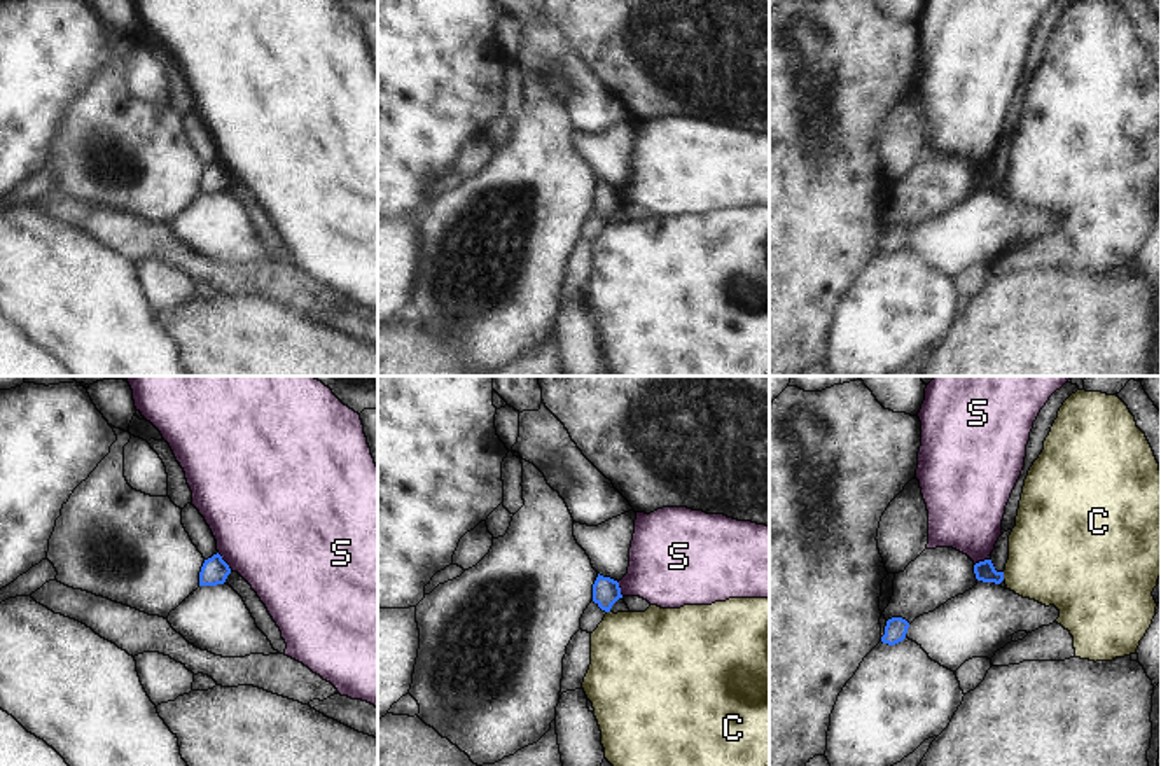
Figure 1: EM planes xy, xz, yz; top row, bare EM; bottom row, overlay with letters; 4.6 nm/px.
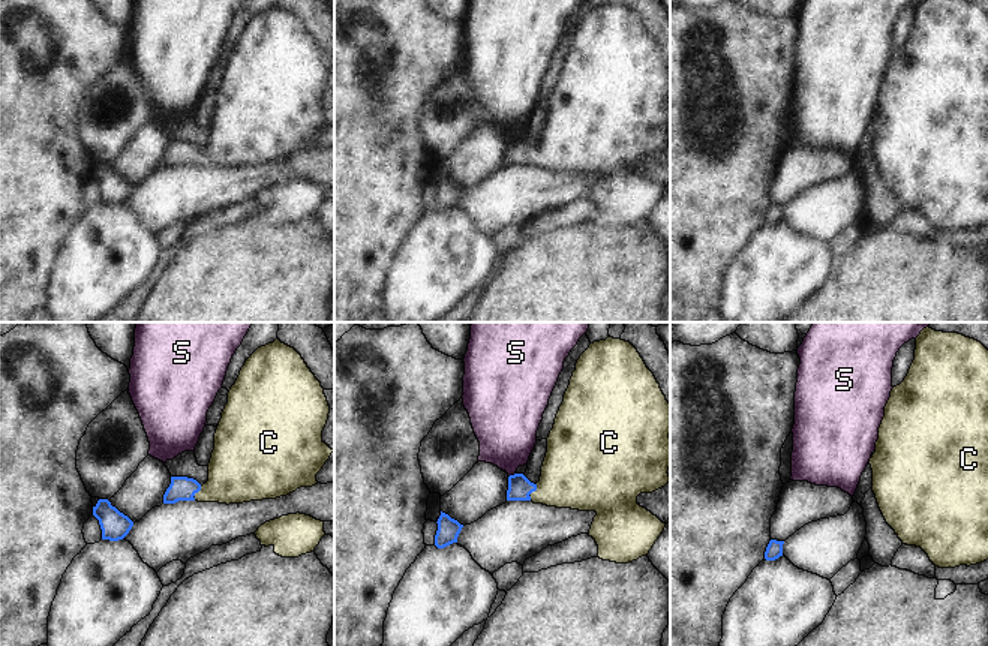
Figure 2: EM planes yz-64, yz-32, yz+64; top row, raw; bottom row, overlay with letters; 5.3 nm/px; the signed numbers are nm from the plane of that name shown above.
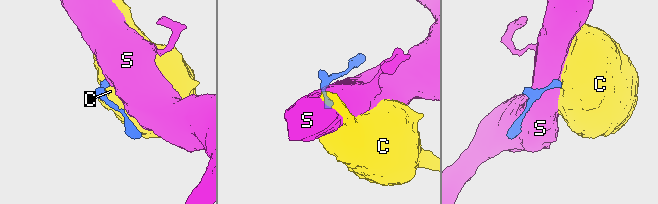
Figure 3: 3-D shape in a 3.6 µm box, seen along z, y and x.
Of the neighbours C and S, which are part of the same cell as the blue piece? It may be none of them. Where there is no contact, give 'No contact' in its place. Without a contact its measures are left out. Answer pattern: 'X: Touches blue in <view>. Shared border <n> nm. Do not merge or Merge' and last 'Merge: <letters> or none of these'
C: Touches blue in yz. Shared border 40 nm. Merge
S: Touches blue in xy. Shared border 100 nm. Do not merge
Merge: C.

